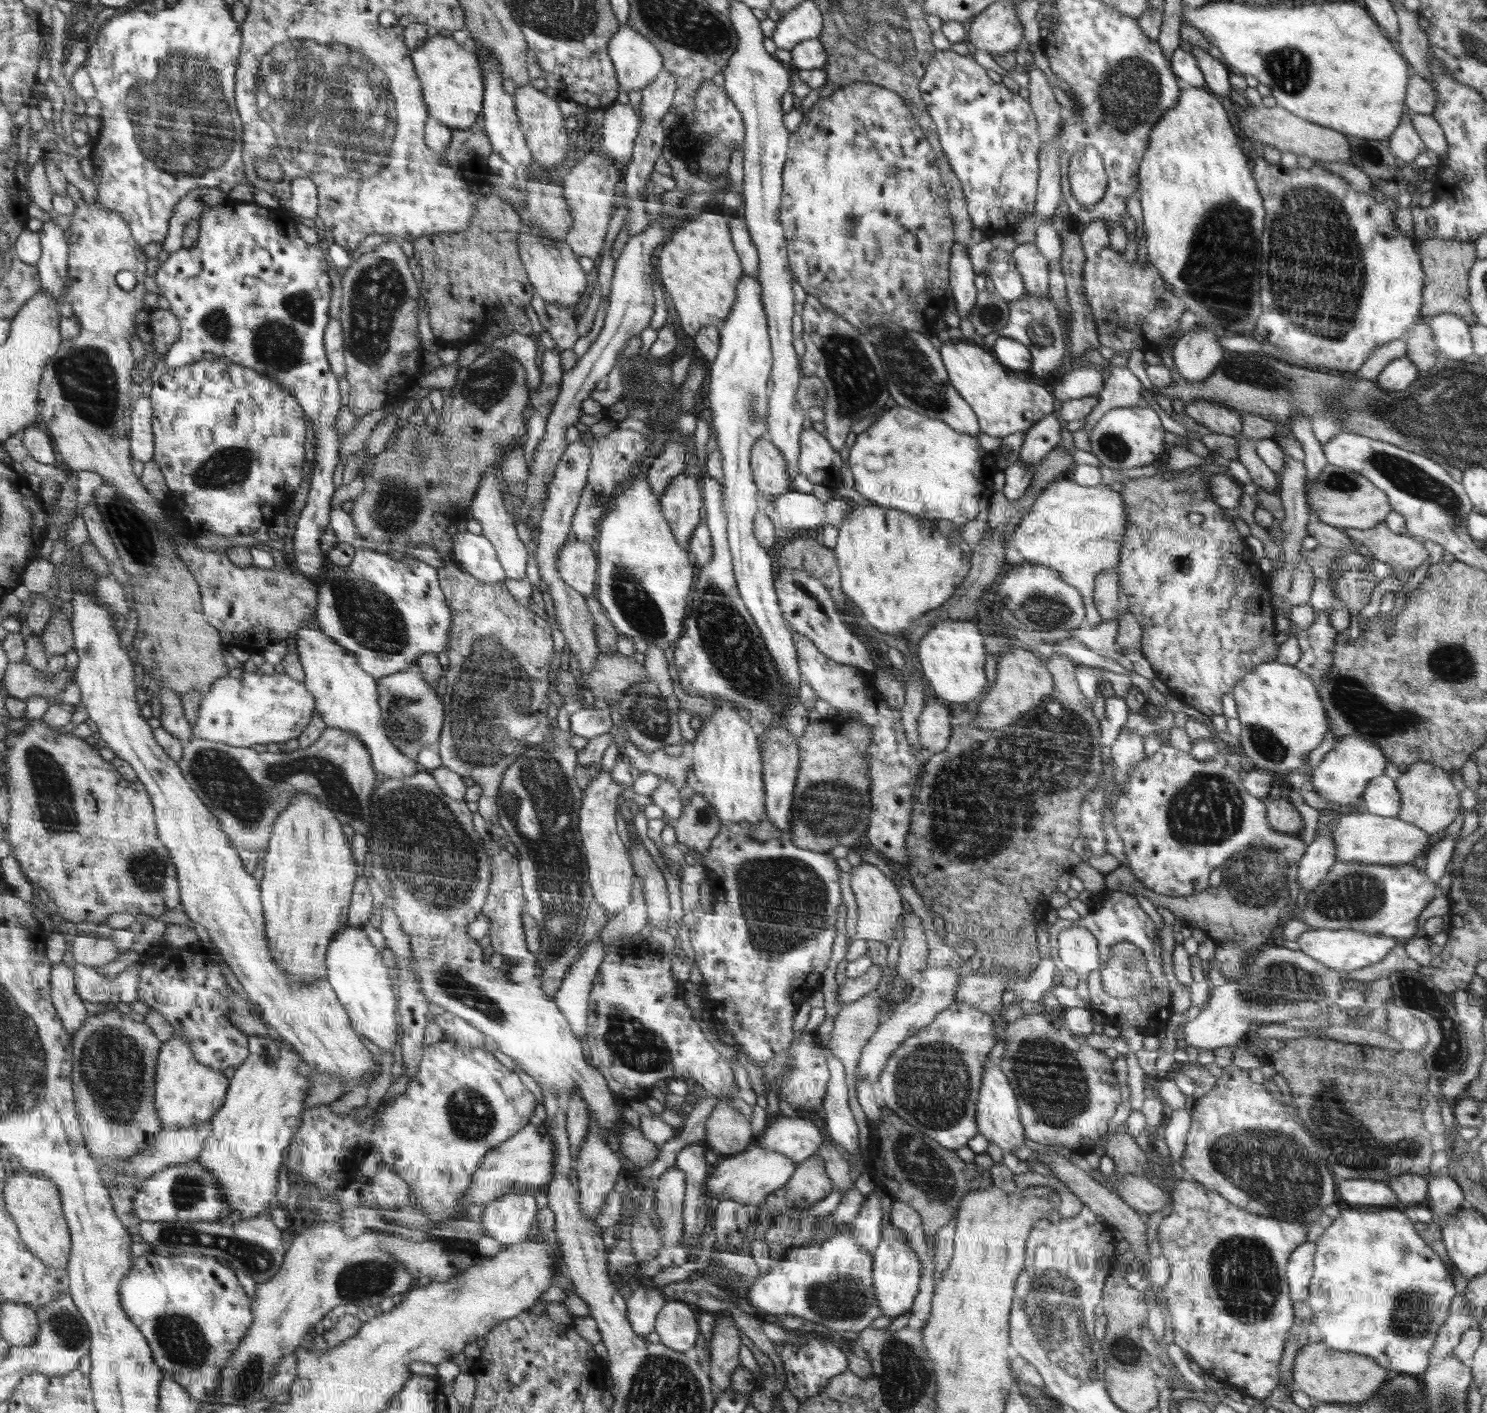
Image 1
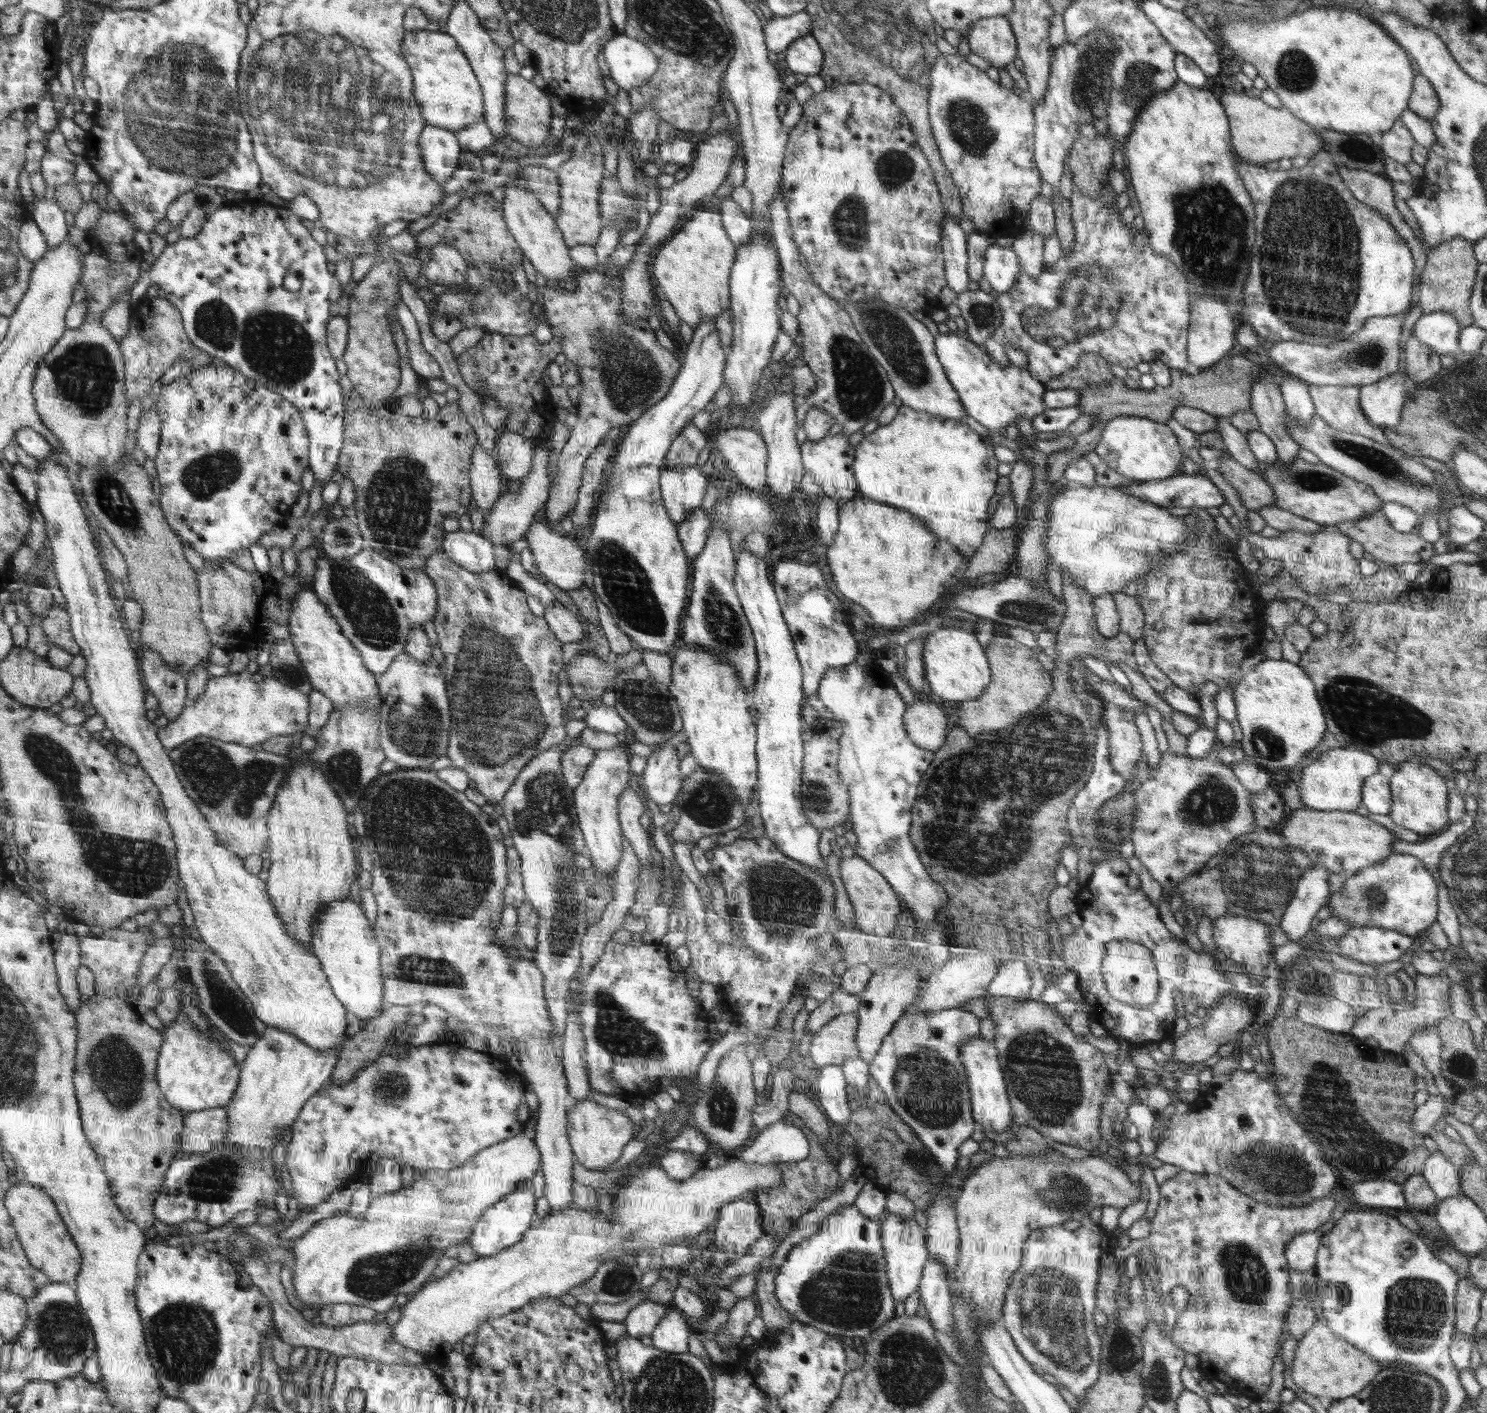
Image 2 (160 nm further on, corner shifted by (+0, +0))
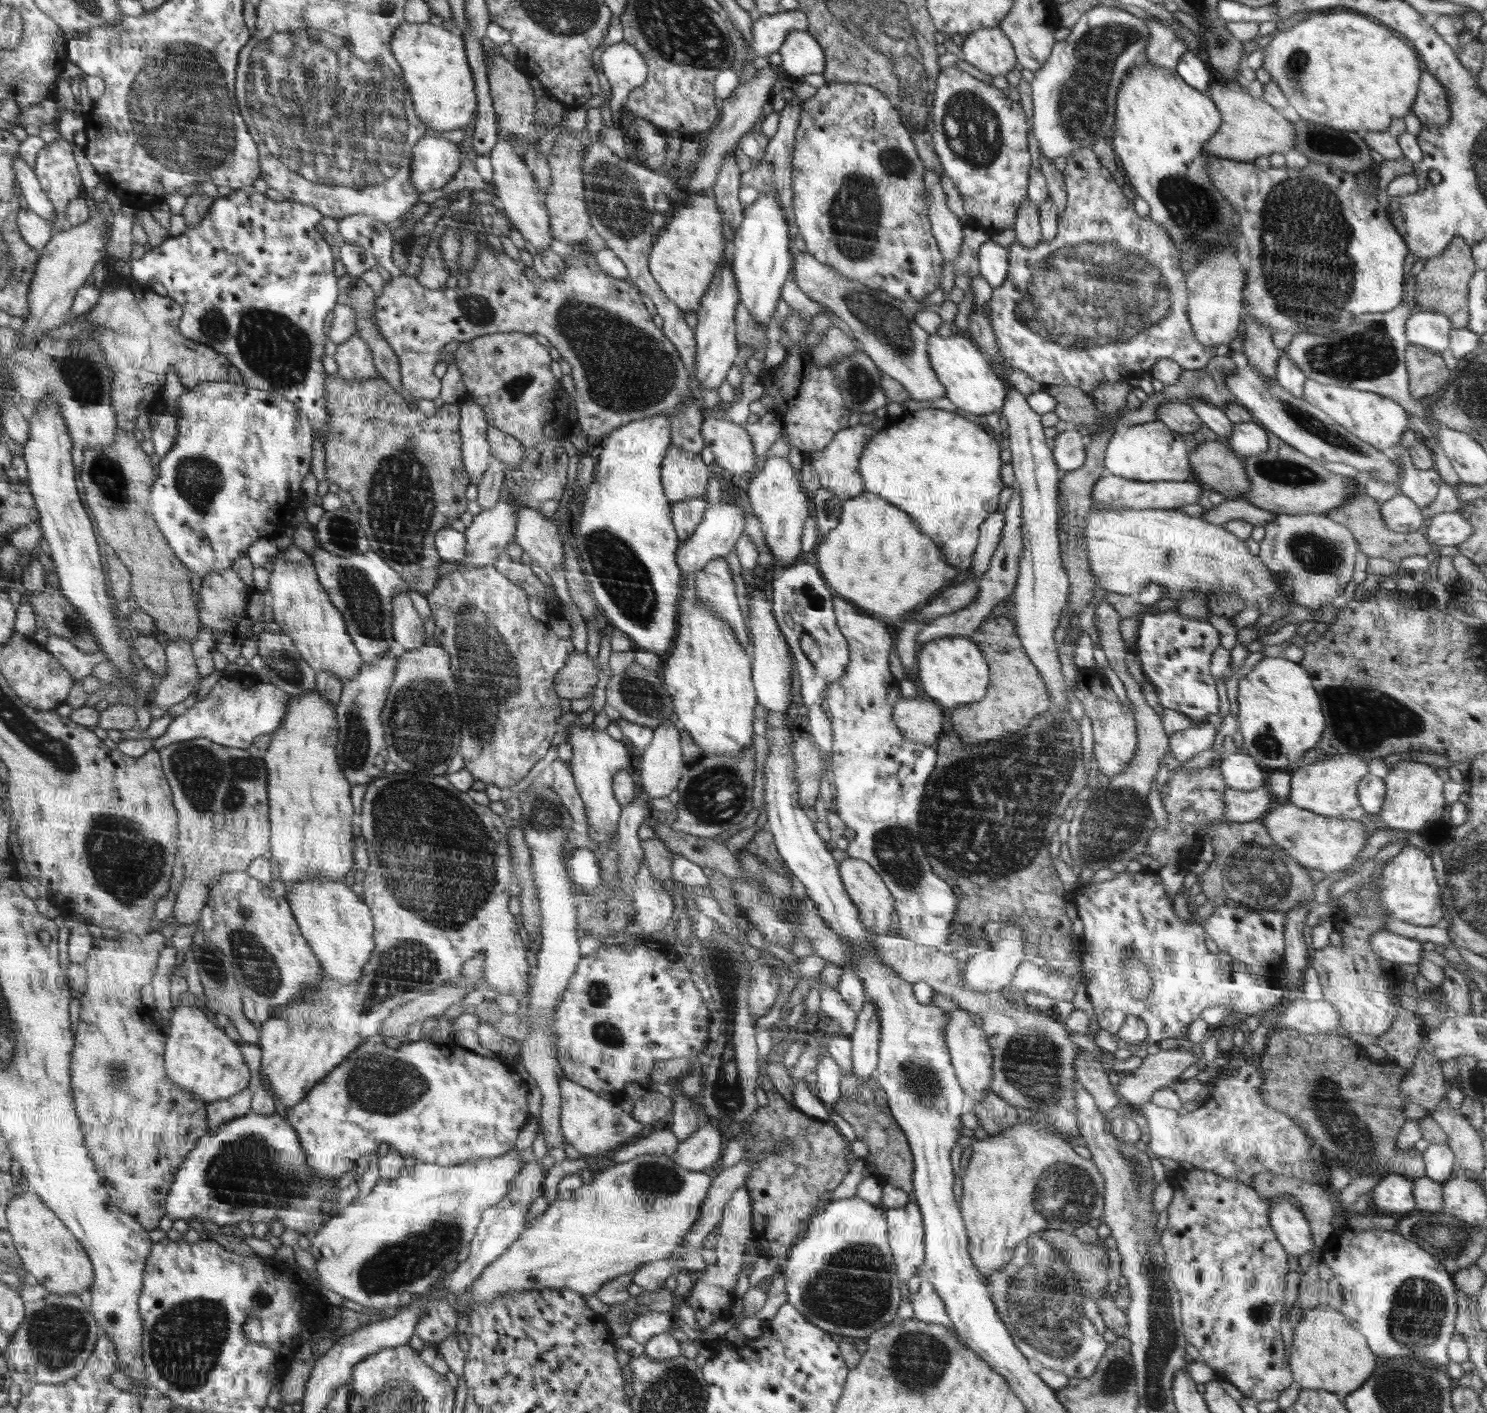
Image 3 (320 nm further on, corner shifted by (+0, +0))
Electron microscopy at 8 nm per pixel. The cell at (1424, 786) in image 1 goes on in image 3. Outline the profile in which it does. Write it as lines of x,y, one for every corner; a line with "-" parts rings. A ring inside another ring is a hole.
1413,760
1399,761
1390,766
1383,781
1386,785
1386,794
1377,815
1389,828
1419,831
1441,818
1447,804
1443,797
1443,780
1438,776
1435,767

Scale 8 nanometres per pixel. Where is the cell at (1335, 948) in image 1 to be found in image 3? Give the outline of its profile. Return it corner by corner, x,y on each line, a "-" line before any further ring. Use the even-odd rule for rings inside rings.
1376,931
1374,937
1370,937
1369,947
1374,950
1384,963
1396,965
1414,964
1418,965
1422,960
1422,943
1405,938
1401,935
1384,931

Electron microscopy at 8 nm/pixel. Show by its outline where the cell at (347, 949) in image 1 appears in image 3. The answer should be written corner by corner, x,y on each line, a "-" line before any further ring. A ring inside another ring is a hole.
304,879
288,886
286,900
297,918
301,934
308,940
326,974
345,985
355,985
364,976
365,966
374,952
372,916
368,906
342,882
328,879

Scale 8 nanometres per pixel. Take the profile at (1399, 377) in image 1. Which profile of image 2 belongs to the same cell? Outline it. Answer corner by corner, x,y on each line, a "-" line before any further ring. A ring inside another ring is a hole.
1395,372
1374,384
1366,384
1360,388
1360,409
1374,427
1398,427
1400,412
1408,394
1404,387
1406,378
1407,375

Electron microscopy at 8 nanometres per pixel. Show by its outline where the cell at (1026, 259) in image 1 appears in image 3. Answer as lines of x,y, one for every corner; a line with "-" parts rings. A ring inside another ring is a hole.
1029,197
1022,199
1013,229
1016,241
1022,243
1022,246
1026,248
1031,249
1041,241
1043,236
1039,221
1039,208

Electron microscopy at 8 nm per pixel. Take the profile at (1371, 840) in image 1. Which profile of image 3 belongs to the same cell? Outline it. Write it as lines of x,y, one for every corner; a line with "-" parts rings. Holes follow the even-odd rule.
1290,802
1276,804
1260,820
1272,840
1306,869
1320,870
1326,875
1347,869
1364,848
1372,833
1366,833
1364,823
1354,819
1322,816
1298,808

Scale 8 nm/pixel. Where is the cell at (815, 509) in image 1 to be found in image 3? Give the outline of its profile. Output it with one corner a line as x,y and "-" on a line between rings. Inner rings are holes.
737,499
731,502
722,501
714,506
708,506
700,524
694,529
688,542
683,542
681,549
677,552
678,566
682,572
686,572
689,577
698,570
702,570
708,561
712,561
718,557
725,557
733,549
735,542
745,532
745,516
747,512
737,503

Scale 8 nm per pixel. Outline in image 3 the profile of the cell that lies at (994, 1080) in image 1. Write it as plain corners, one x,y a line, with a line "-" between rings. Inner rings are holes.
964,1009
950,1011
949,1020
949,1025
946,1026
946,1043
952,1055
956,1077
960,1080
966,1094
970,1095
972,1102
976,1104
990,1091
989,1086
993,1080
993,1049
990,1048
985,1032
974,1026
969,1011

